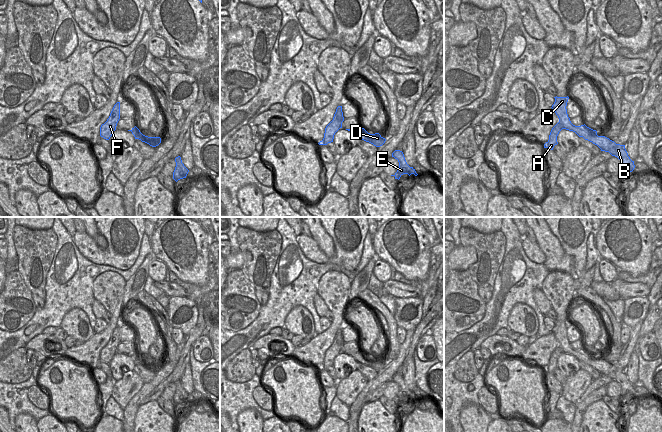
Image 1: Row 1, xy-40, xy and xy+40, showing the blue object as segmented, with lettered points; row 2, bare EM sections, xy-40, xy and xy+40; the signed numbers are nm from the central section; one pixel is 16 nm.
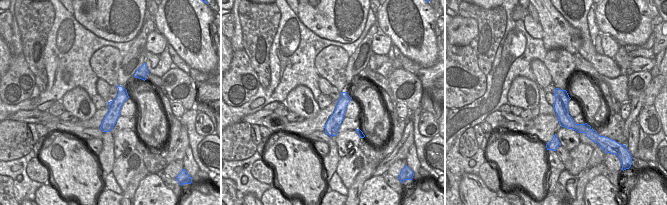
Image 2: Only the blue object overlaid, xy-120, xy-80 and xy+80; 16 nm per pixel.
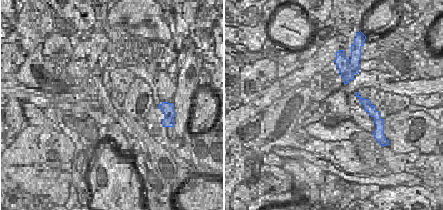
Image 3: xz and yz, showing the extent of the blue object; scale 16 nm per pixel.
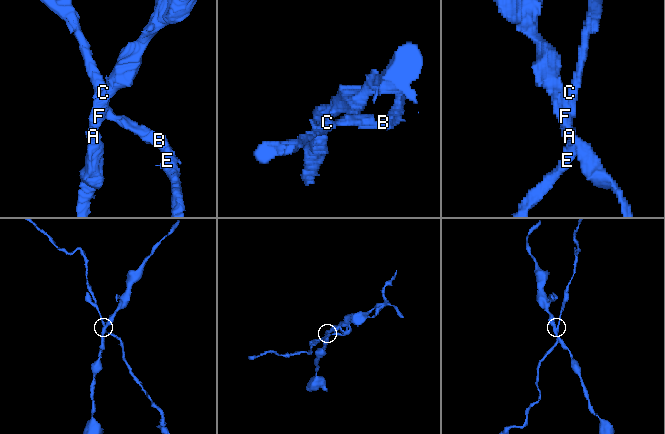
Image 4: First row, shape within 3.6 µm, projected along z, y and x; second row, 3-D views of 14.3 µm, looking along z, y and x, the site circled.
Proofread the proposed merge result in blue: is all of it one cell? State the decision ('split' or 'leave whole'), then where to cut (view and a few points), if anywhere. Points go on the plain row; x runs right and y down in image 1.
split; cut in xy along (334, 338), (340, 345), (341, 351)

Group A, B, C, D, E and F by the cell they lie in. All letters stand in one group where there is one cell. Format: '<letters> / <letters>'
A F / B C D E

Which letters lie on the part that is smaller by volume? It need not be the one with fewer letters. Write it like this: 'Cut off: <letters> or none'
Cut off: B, C, D, E

